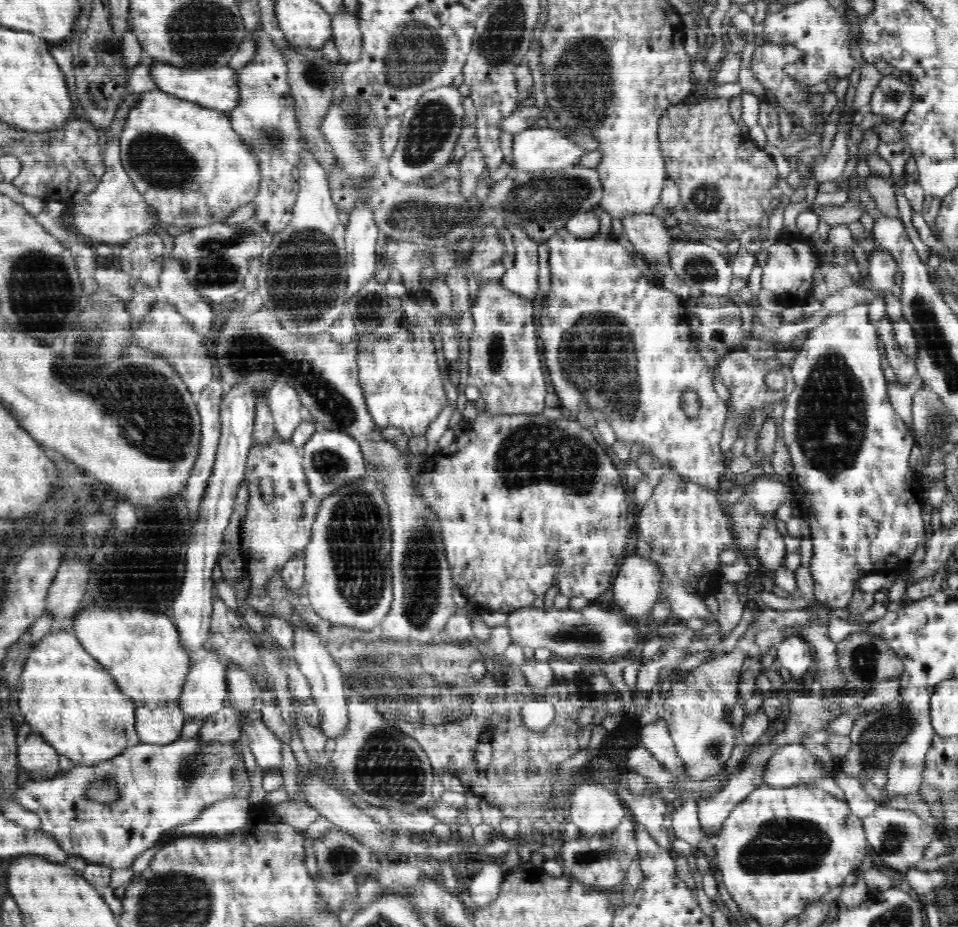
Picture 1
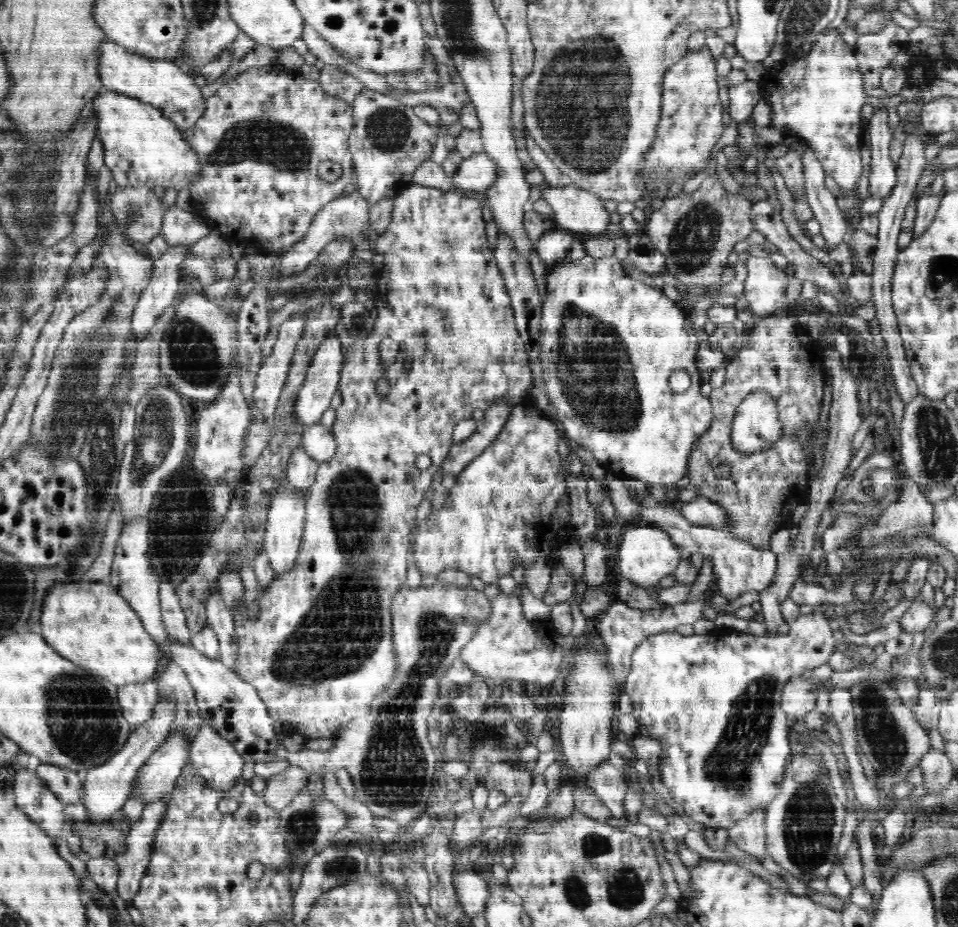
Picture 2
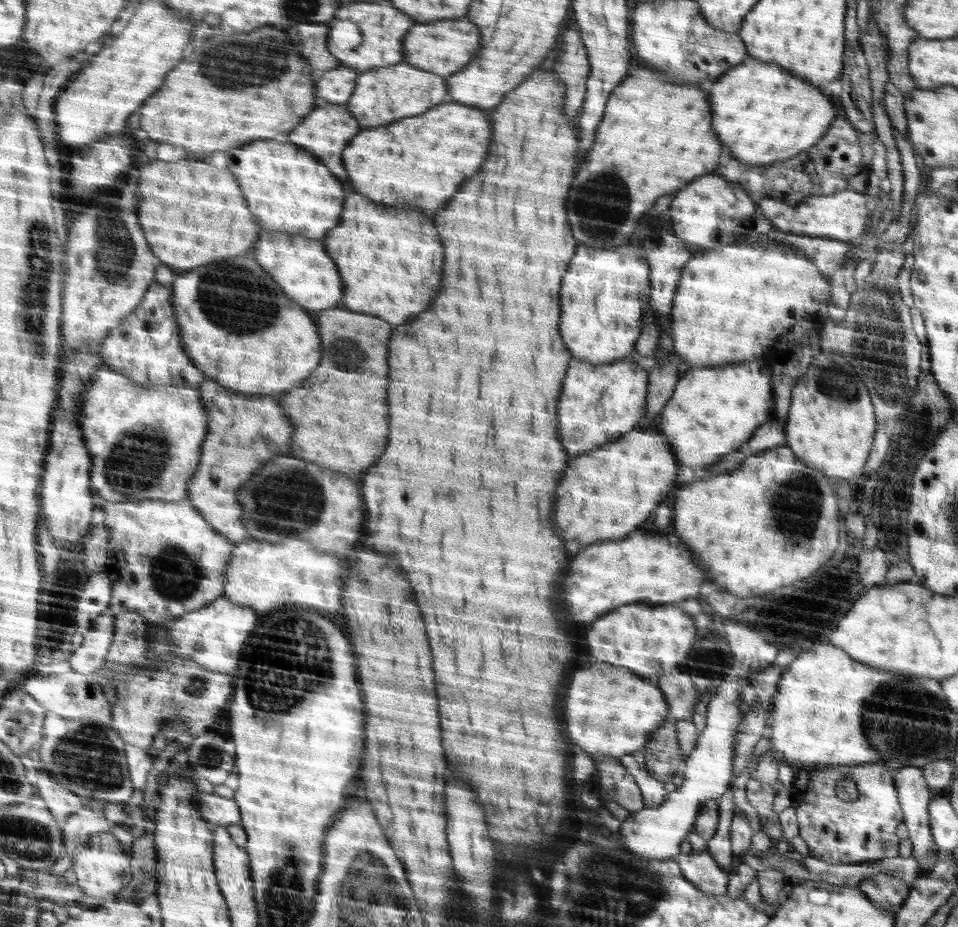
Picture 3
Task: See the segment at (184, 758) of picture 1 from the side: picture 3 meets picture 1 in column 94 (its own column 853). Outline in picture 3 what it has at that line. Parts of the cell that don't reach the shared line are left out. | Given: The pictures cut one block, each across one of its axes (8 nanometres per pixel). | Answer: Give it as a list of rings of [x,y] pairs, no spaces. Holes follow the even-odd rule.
[[[882,763],[828,764],[823,768],[799,769],[792,786],[799,835],[811,850],[810,857],[832,865],[874,862],[899,857],[896,827],[903,823],[902,805],[895,788],[895,776]],[[846,776],[856,783],[858,799],[843,801],[836,795],[836,783]]]

